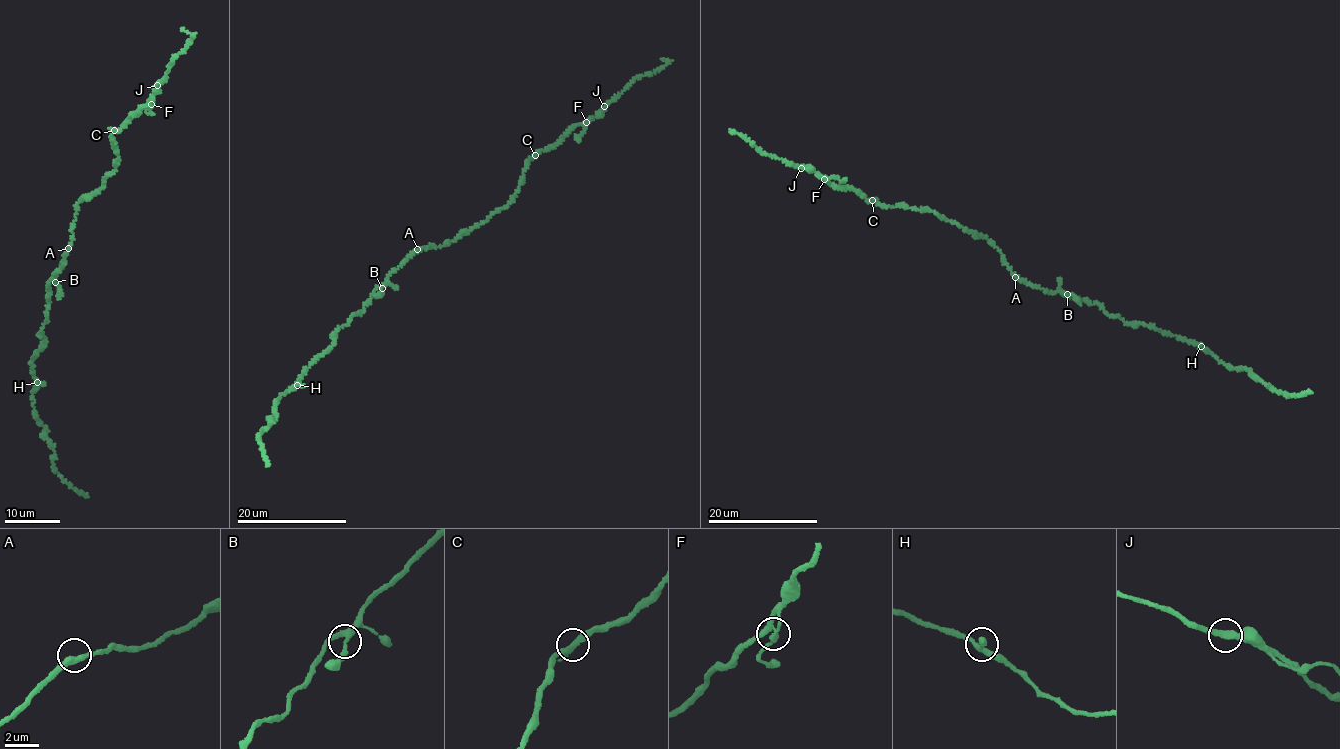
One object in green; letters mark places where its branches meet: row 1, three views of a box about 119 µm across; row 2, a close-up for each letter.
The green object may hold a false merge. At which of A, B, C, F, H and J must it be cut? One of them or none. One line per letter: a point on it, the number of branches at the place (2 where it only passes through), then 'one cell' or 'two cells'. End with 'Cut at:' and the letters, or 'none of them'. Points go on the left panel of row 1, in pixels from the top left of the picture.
A: (68, 248) | 2 | one cell
B: (55, 282) | 3 | one cell
C: (114, 130) | 3 | one cell
F: (151, 104) | 3 | one cell
H: (37, 382) | 3 | one cell
J: (157, 85) | 2 | one cell
Cut at: none of them

